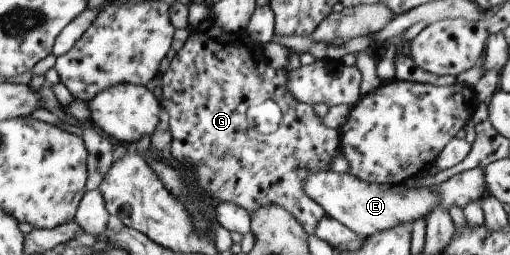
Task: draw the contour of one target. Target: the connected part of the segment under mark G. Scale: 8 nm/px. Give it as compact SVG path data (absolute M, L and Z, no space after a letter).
M215 24L198 25L196 29L192 30L188 39L184 43L183 47L177 51L176 56L170 60L170 67L168 71L162 74L163 84L161 85L161 105L164 108L164 114L168 117L167 121L170 126L170 133L172 141L170 141L170 153L176 159L176 161L182 161L184 165L190 165L194 169L194 175L198 179L198 185L204 190L206 195L212 196L215 205L219 203L234 203L238 207L245 209L249 214L258 211L260 207L266 207L266 205L279 205L283 207L296 219L296 221L307 231L308 235L315 235L316 227L318 223L324 219L326 211L322 209L316 203L312 201L306 193L304 193L304 179L310 175L310 173L316 173L316 171L330 170L330 163L335 157L341 155L340 150L340 137L339 130L332 129L322 123L322 119L316 116L312 105L306 103L298 103L294 99L292 93L288 93L286 89L286 83L288 83L288 71L285 69L274 69L268 63L258 63L254 59L254 53L252 49L236 43L236 41L230 41L228 39L228 33L220 33L220 35L214 35L212 31L226 31L221 29Z

